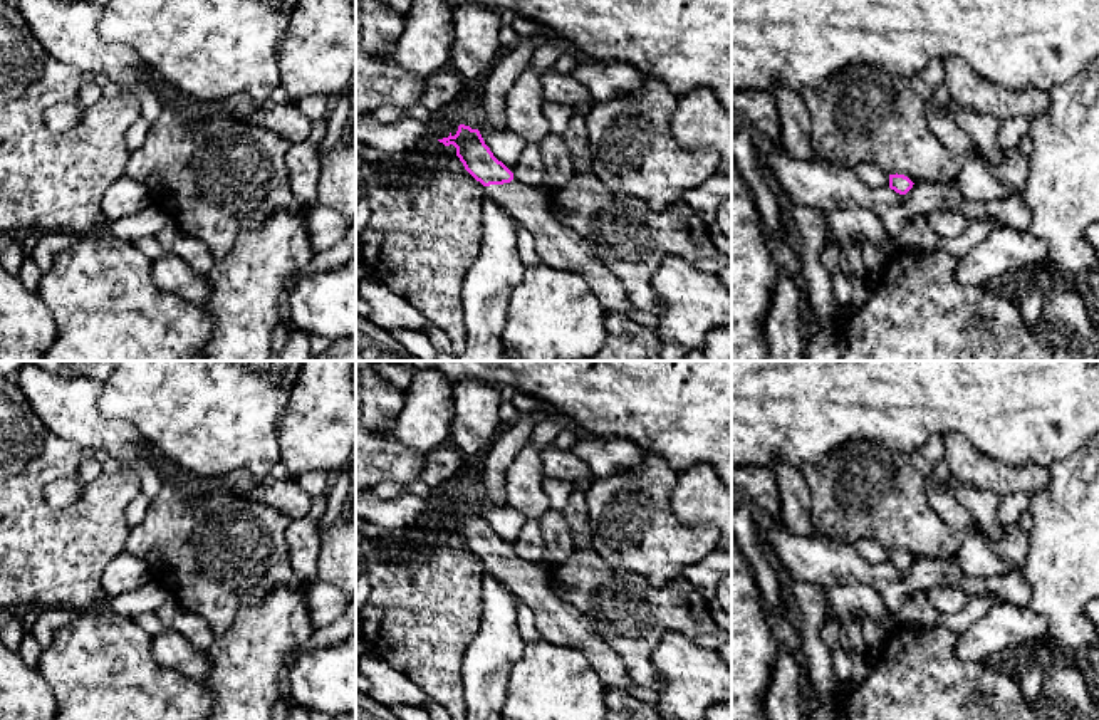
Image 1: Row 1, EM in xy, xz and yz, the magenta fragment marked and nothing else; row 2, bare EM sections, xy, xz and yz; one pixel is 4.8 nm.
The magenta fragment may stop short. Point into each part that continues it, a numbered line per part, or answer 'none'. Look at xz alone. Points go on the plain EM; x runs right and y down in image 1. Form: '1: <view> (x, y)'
1: xz (559, 623)

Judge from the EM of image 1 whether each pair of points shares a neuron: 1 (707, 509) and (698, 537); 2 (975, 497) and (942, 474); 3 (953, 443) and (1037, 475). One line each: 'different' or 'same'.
1: different
2: same
3: same

